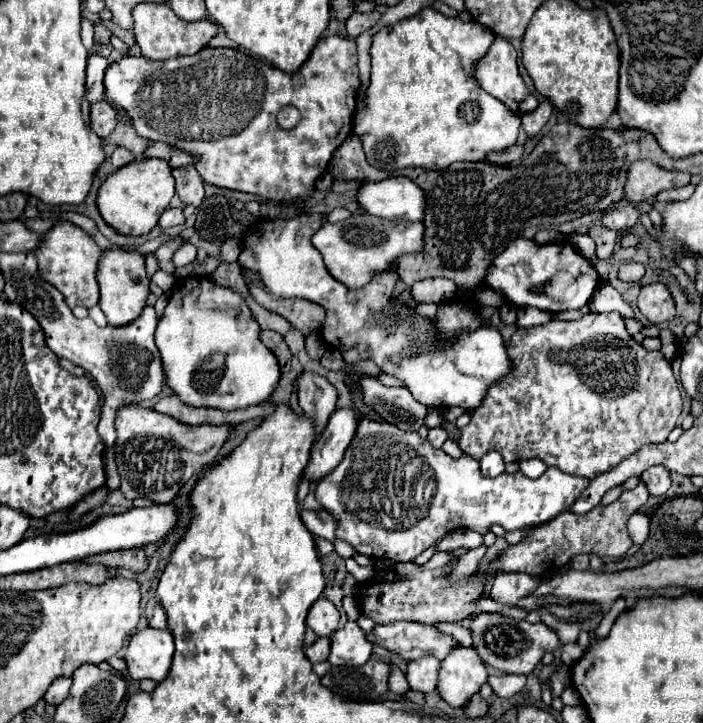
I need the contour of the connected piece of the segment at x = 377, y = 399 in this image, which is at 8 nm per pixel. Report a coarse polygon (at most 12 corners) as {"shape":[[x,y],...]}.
{"shape":[[363,378],[363,400],[385,422],[417,432],[427,416],[407,388]]}

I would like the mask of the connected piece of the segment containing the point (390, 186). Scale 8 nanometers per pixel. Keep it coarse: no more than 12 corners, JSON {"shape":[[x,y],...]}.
{"shape":[[405,176],[367,182],[359,204],[385,220],[423,220],[423,190]]}

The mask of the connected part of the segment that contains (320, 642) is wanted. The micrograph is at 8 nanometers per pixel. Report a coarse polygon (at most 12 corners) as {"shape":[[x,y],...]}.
{"shape":[[323,636],[305,648],[311,662],[327,660],[331,640]]}

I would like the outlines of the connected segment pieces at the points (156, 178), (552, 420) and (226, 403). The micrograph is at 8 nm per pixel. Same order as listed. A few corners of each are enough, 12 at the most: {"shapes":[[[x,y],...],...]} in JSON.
{"shapes":[[[141,158],[97,192],[103,220],[141,236],[175,194],[163,160]],[[619,312],[517,328],[461,430],[479,460],[595,478],[681,392]],[[175,284],[155,332],[165,384],[239,410],[279,386],[243,298]]]}

